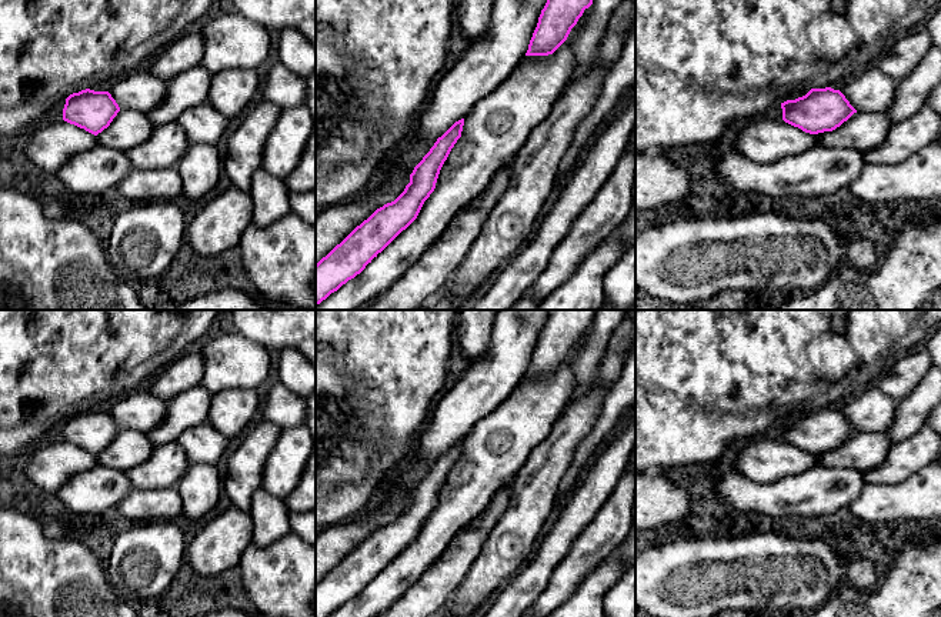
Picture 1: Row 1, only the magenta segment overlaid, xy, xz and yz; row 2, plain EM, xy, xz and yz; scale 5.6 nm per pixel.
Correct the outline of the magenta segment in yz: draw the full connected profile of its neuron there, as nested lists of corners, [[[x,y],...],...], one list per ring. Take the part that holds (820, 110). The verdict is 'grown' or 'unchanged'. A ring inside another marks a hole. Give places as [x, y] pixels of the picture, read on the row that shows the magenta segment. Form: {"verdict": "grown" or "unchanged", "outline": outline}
{"verdict": "unchanged", "outline": [[[811,89],[805,96],[781,103],[783,120],[810,134],[832,131],[857,110],[840,90]]]}

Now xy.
{"verdict": "unchanged", "outline": [[[86,89],[66,99],[63,120],[97,136],[119,111],[120,107],[109,91]]]}

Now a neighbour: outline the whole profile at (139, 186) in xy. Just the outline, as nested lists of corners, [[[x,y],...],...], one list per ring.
[[[176,167],[158,170],[133,169],[116,187],[126,200],[147,203],[151,200],[177,200],[183,196],[183,181]]]

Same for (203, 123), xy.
[[[204,103],[183,111],[176,123],[183,129],[190,143],[217,146],[227,130],[228,119],[210,103]]]

